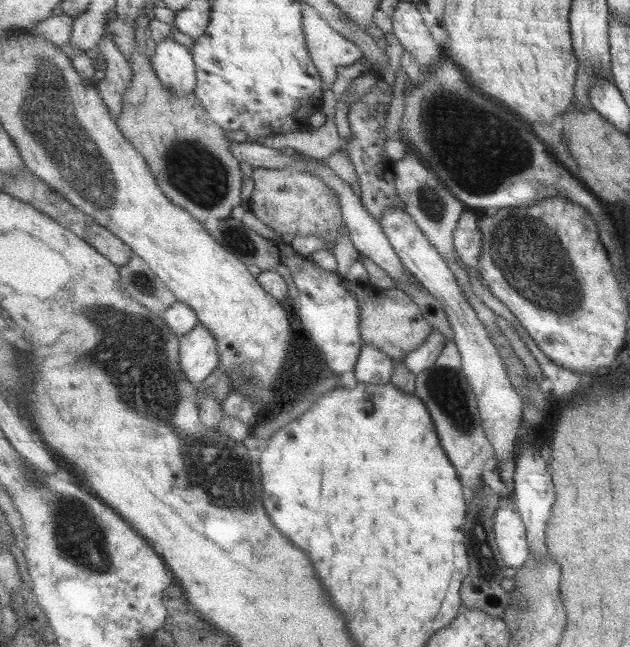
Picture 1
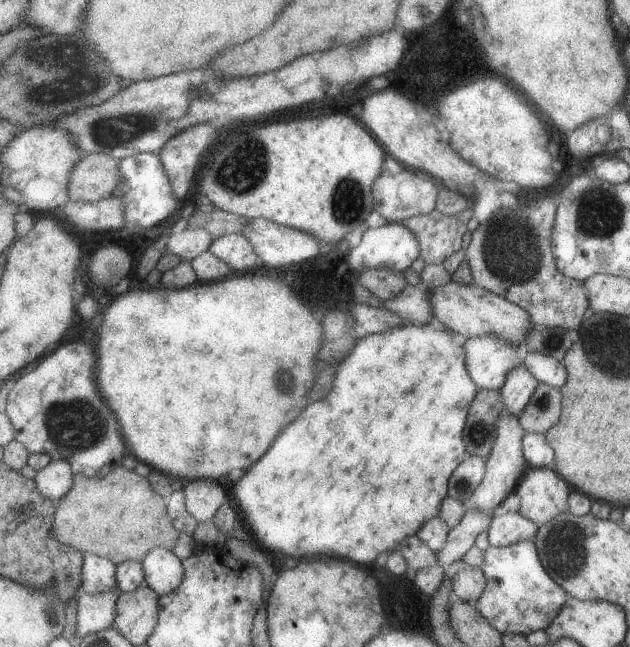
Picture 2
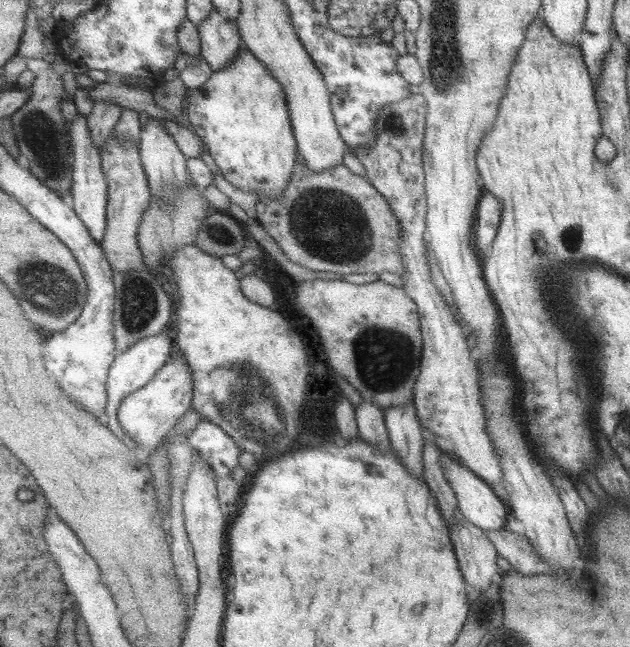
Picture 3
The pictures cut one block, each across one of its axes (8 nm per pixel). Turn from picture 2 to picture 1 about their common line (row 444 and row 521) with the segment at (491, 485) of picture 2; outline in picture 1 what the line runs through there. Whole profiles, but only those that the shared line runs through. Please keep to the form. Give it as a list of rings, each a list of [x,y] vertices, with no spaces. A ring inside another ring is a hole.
[[[502,501],[494,512],[494,539],[507,567],[521,568],[528,559],[526,527],[521,516],[507,501]]]

